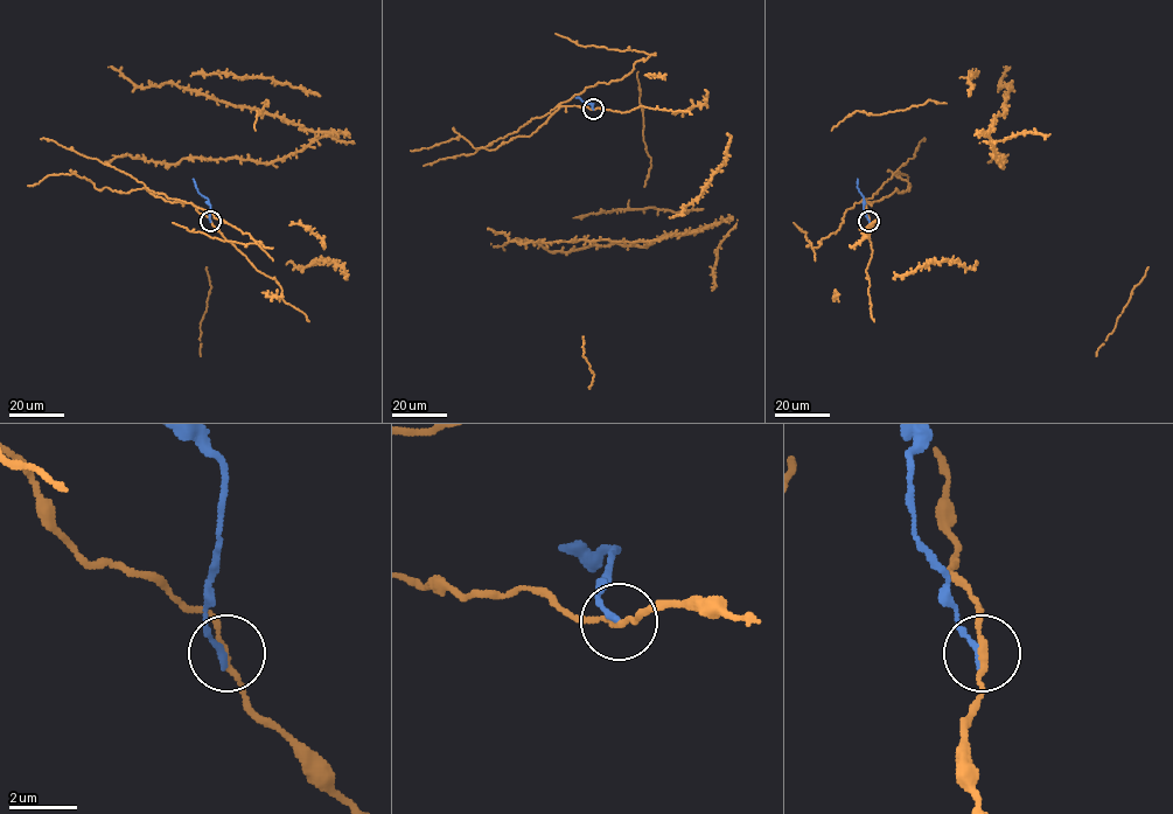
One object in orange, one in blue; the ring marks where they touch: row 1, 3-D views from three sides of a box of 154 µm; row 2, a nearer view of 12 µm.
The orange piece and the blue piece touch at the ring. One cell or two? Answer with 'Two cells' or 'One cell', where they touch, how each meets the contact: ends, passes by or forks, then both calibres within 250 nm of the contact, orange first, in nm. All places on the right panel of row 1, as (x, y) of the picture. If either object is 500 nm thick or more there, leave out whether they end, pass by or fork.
Two cells. Place: (868, 221). At the ring orange passes by. At the ring blue ends. Thickness 180 nm (orange) against 190 nm

